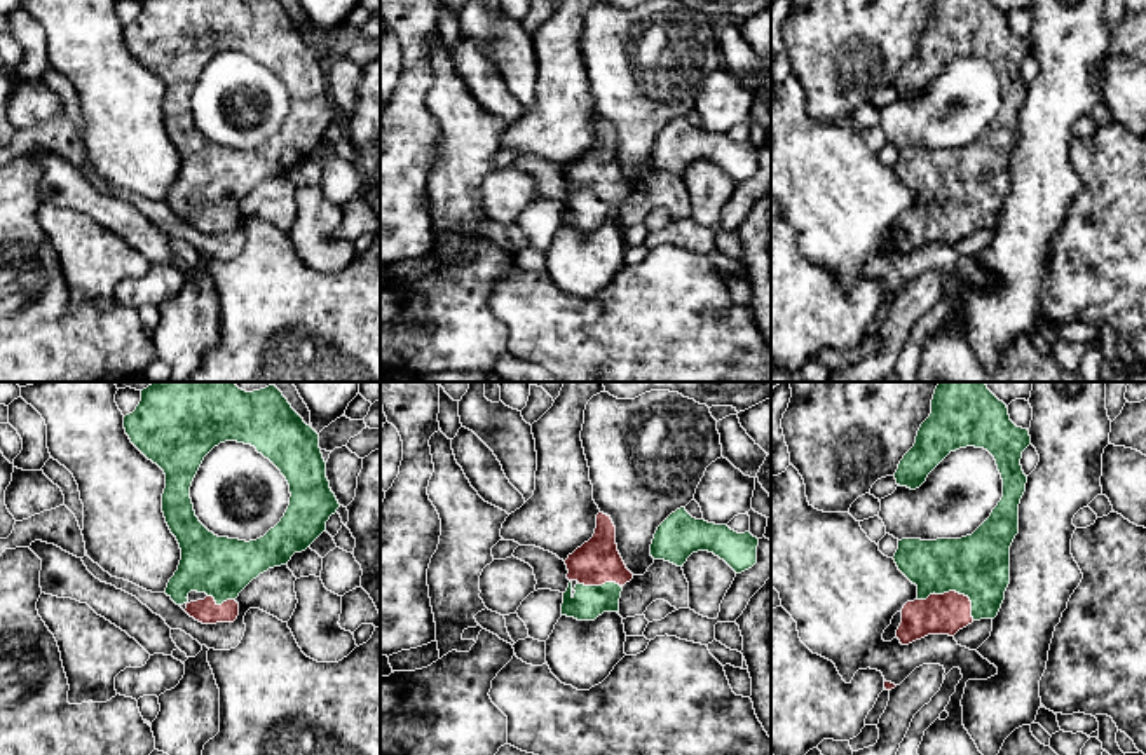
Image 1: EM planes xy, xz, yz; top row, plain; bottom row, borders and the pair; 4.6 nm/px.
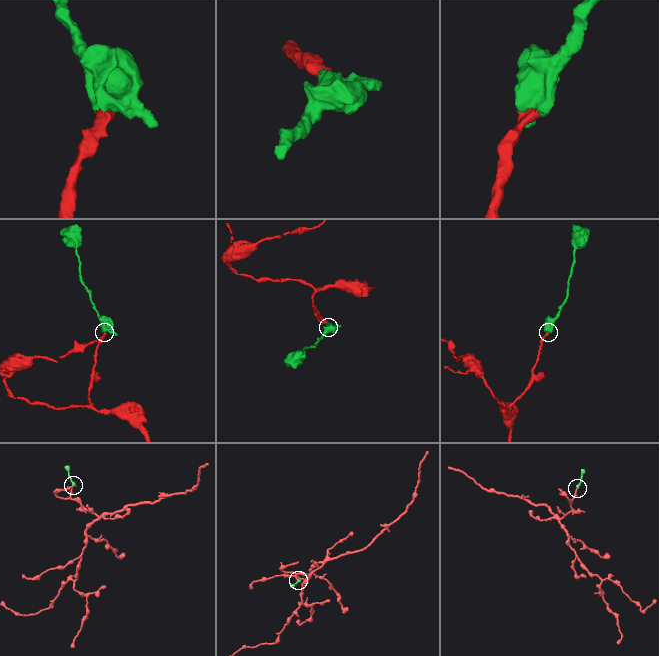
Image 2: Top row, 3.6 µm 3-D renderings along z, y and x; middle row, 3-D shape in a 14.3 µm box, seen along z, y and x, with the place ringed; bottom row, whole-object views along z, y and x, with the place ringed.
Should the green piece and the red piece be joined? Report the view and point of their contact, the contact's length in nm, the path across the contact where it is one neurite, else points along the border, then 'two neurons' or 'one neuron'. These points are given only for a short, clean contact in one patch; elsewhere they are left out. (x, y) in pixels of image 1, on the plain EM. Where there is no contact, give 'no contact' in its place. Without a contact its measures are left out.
yz (954, 199) | 280 nm | across yz (977, 175), (954, 199), (939, 224) | one neuron

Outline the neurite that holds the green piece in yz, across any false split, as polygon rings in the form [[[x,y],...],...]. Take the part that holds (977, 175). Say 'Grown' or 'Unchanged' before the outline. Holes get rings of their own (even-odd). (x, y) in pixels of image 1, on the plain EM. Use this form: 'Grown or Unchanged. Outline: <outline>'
Grown. Outline: [[[935,0],[931,23],[893,84],[897,94],[916,99],[951,61],[975,56],[994,66],[1003,106],[972,145],[898,150],[893,169],[917,195],[917,207],[902,218],[902,255],[928,244],[954,246],[973,230],[998,225],[1010,194],[1010,155],[1027,92],[1020,68],[1029,54],[1029,40],[1010,30],[991,0]]]

